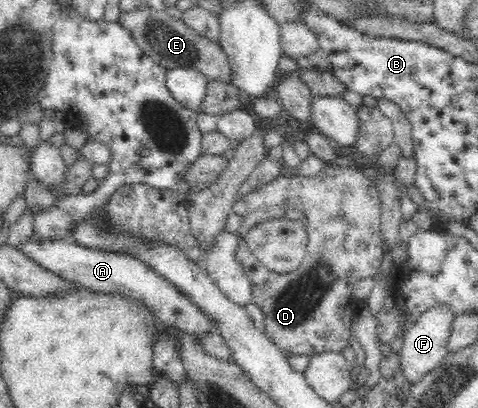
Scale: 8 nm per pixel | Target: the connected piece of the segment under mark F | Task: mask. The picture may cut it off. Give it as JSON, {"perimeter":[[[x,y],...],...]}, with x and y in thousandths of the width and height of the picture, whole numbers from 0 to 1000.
{"perimeter":[[[937,743],[906,748],[906,752],[885,762],[883,772],[872,777],[843,816],[837,904],[860,944],[881,934],[881,926],[914,900],[941,863],[935,850],[937,826],[944,821],[946,792],[954,772],[956,767]]]}

